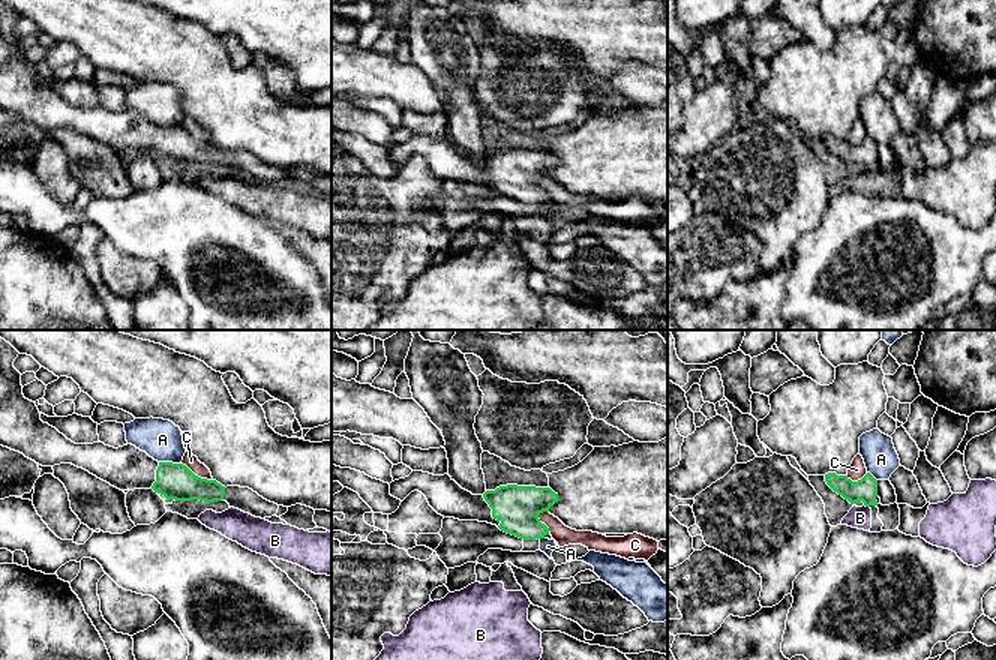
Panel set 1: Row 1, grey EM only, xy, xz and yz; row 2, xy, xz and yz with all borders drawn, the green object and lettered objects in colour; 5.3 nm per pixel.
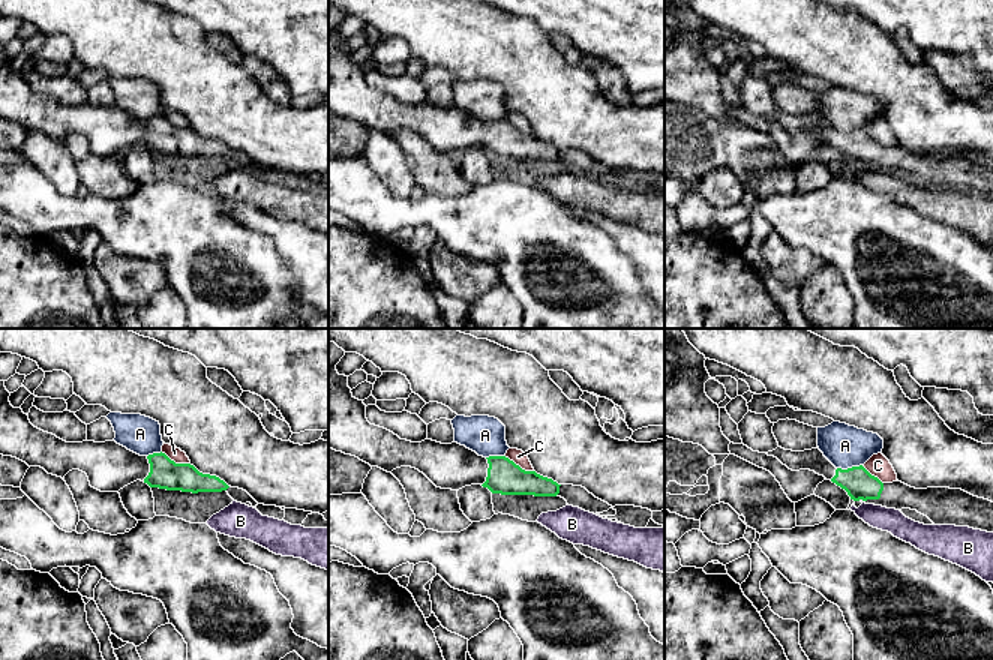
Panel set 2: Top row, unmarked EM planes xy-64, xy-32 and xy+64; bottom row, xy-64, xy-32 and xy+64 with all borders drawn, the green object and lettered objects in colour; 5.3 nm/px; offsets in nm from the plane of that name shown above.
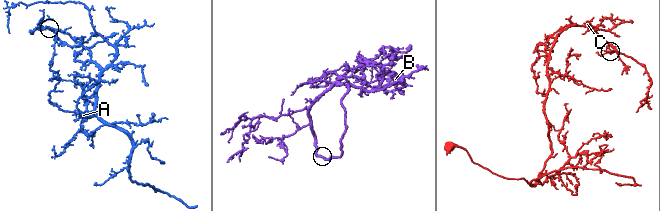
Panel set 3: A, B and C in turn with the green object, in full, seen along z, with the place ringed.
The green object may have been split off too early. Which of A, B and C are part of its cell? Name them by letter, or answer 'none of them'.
none of them

